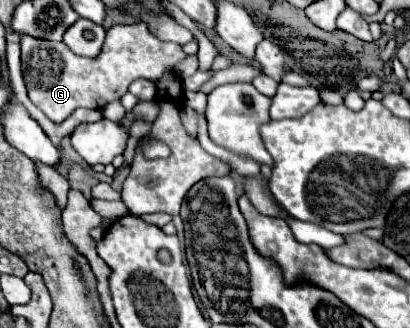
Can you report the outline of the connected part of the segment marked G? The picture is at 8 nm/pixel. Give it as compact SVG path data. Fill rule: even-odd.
M147 22L131 26L111 26L107 30L99 56L87 58L73 54L63 42L35 40L21 36L21 70L27 86L29 100L43 110L53 122L63 122L77 108L103 108L127 92L129 84L137 78L159 80L165 70L175 68L185 58L185 52L175 42L163 42L151 34Z

